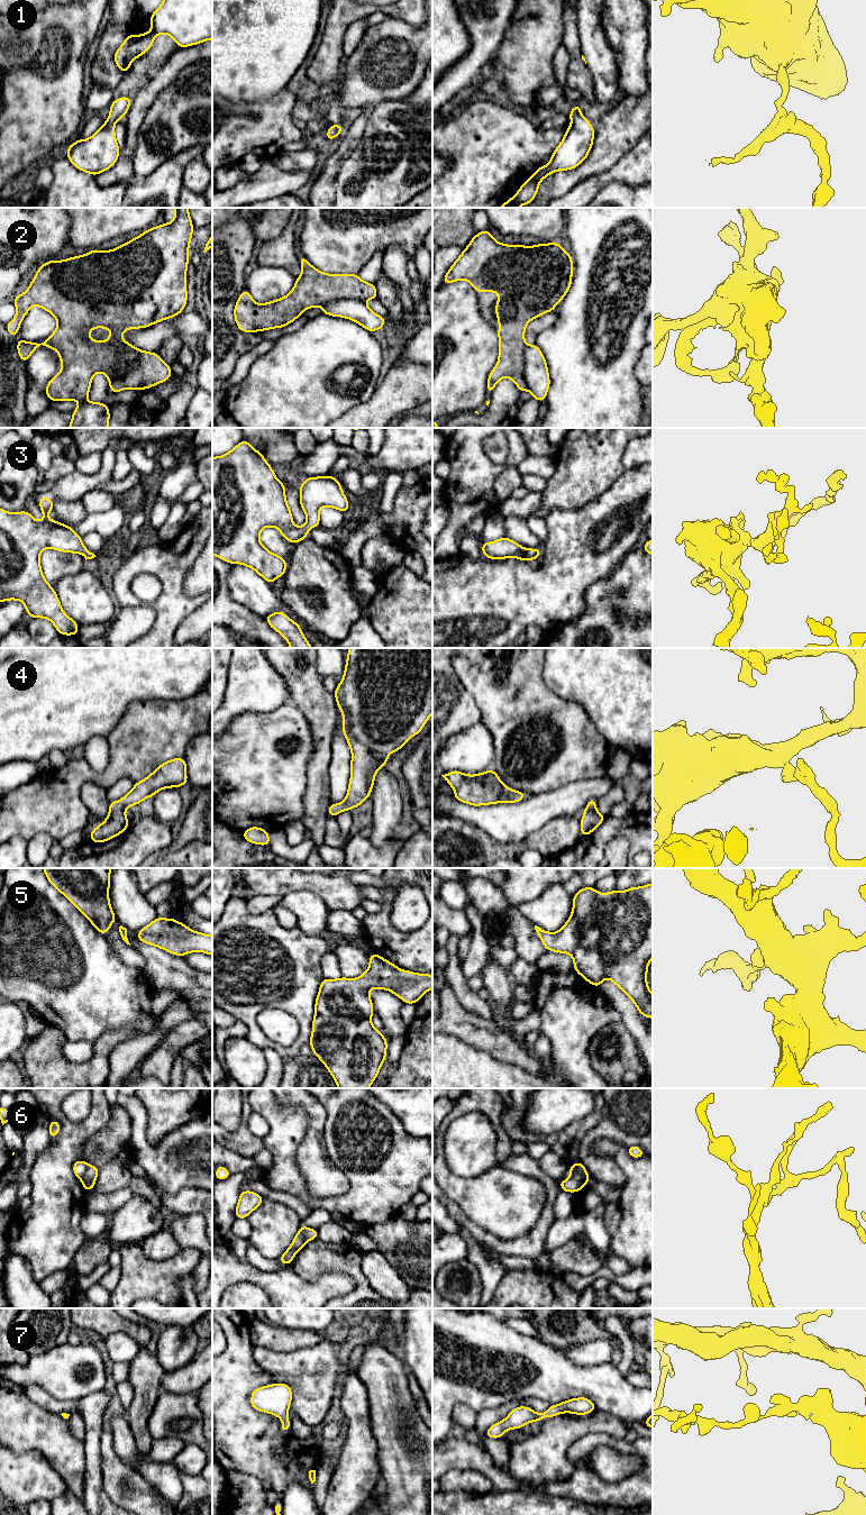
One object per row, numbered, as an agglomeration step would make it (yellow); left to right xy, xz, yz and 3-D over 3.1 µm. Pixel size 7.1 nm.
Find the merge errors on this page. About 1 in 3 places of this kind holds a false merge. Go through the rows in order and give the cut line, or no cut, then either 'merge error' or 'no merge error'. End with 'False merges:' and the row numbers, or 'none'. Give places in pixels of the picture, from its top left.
1: no cut | no merge error
2: xy (129, 345), (138, 352), (138, 363), (119, 376), (110, 390) | merge error
3: no cut | no merge error
4: no cut | no merge error
5: no cut | no merge error
6: yz (571, 1175), (579, 1173), (588, 1182) | merge error
7: no cut | no merge error
False merges: 2, 6

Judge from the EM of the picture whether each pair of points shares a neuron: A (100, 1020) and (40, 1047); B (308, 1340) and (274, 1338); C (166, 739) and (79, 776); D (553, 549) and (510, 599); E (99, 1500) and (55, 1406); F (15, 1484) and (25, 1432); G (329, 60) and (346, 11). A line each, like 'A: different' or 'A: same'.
A: different
B: same
C: same
D: same
E: same
F: different
G: same

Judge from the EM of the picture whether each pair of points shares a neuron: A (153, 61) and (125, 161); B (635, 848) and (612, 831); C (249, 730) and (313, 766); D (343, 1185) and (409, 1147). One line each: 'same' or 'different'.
A: different
B: same
C: different
D: different

